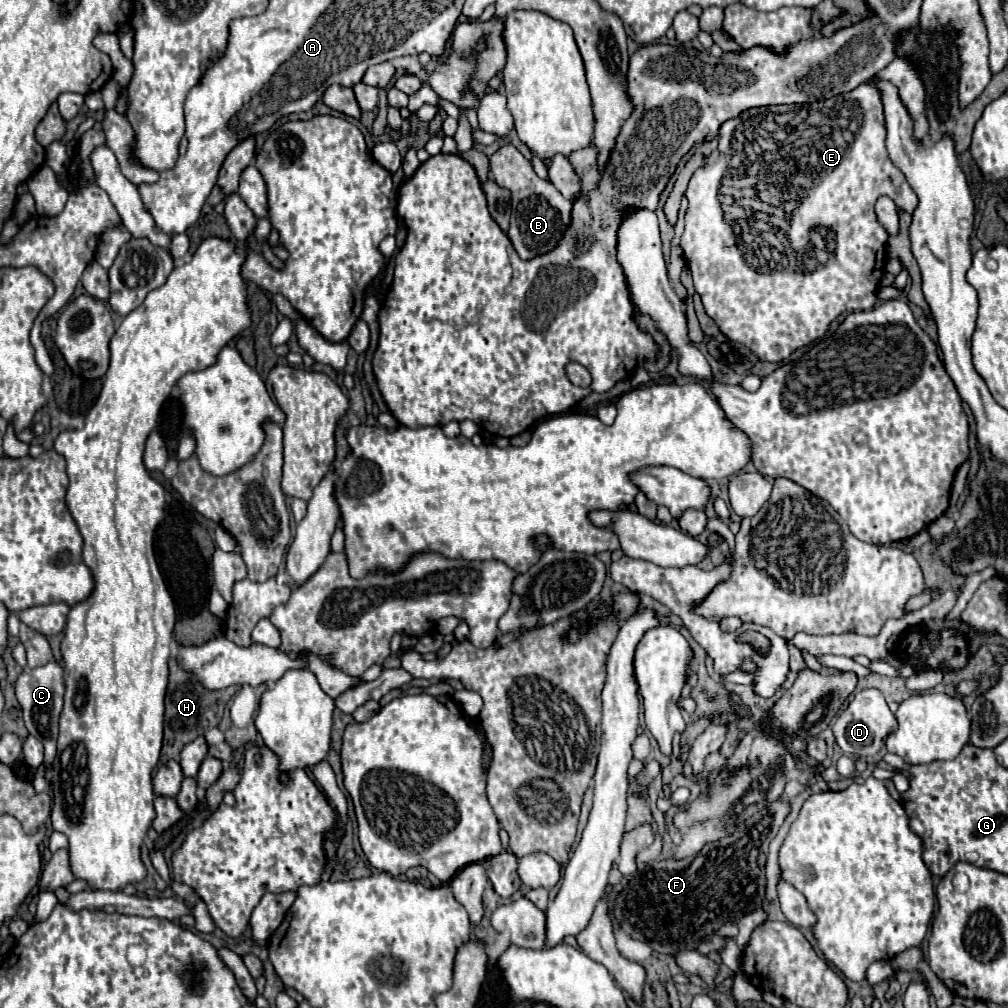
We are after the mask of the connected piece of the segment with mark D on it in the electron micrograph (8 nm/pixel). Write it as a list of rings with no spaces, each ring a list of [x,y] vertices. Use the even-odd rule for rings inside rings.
[[[866,688],[854,696],[850,706],[838,716],[832,730],[834,730],[838,746],[844,752],[866,758],[866,756],[874,756],[884,746],[884,740],[888,738],[888,734],[894,732],[896,728],[898,728],[898,722],[896,722],[894,714],[890,712],[882,692],[876,688]]]

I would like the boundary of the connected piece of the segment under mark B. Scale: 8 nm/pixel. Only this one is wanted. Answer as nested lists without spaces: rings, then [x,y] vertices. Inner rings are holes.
[[[512,144],[500,146],[490,156],[490,174],[500,186],[512,192],[512,220],[508,228],[508,238],[514,244],[520,258],[530,260],[538,254],[552,250],[556,242],[562,238],[566,226],[570,224],[572,202],[566,200],[552,182],[538,178],[530,162]]]

